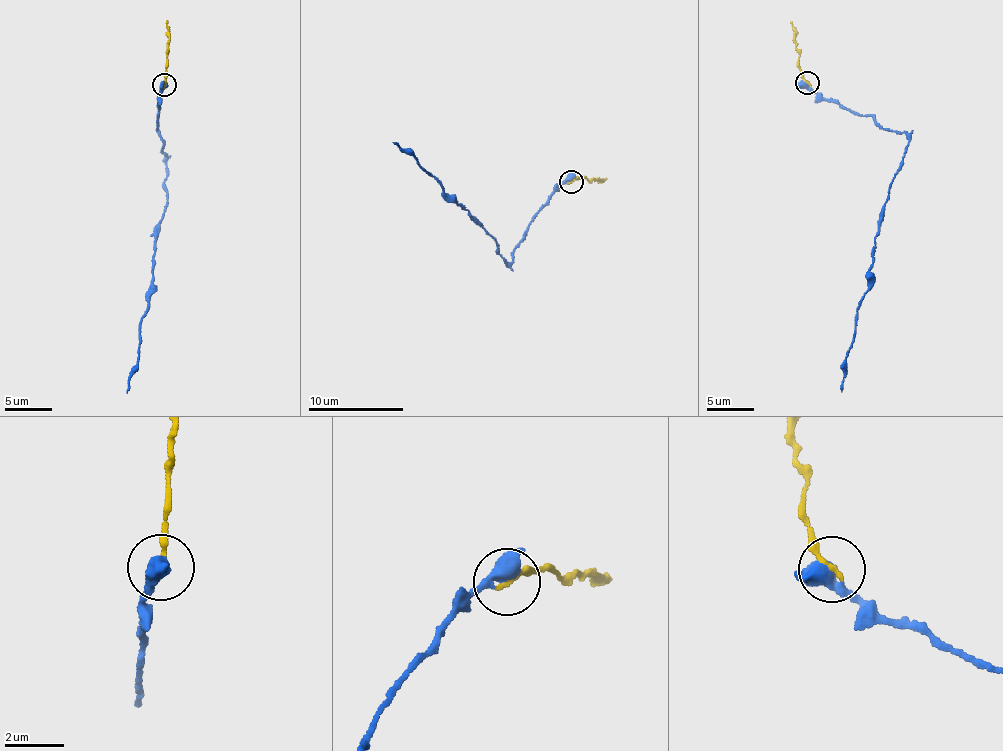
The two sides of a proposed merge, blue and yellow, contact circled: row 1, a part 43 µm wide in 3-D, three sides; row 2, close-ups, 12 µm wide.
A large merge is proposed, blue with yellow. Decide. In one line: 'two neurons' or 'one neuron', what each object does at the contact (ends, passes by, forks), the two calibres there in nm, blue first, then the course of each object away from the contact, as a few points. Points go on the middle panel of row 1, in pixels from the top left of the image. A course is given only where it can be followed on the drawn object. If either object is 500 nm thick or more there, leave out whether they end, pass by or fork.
one neuron; blue passes by; yellow ends; calibres 440 and 180 nm; course blue (570, 182), (550, 194), (506, 263), (494, 239), (467, 209), (419, 168), (413, 155), (393, 142); course yellow (570, 182), (583, 177), (603, 182), (606, 179)

